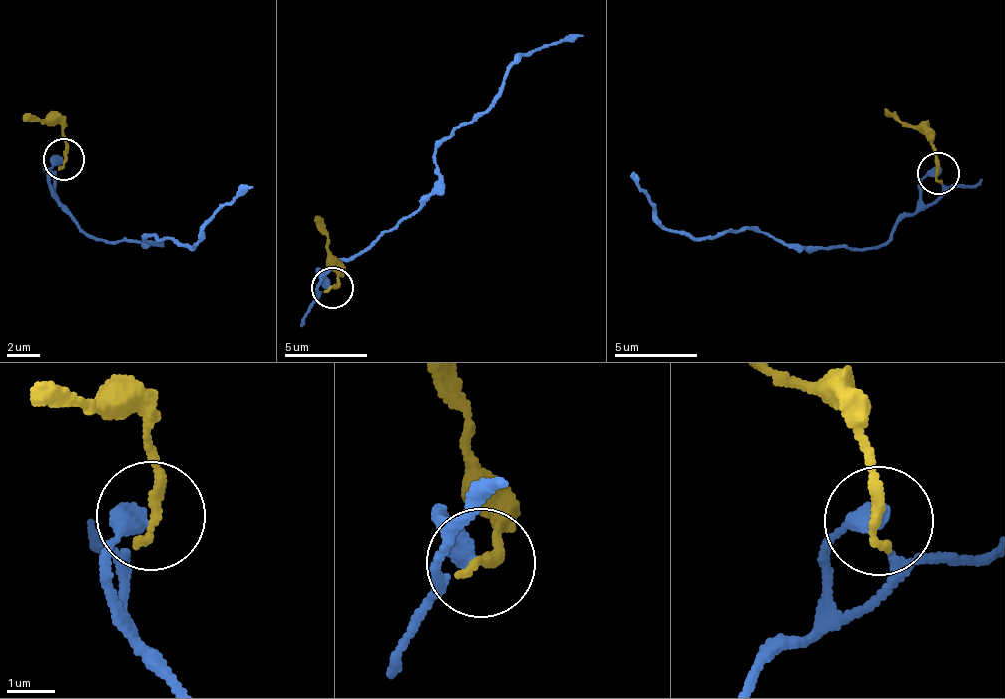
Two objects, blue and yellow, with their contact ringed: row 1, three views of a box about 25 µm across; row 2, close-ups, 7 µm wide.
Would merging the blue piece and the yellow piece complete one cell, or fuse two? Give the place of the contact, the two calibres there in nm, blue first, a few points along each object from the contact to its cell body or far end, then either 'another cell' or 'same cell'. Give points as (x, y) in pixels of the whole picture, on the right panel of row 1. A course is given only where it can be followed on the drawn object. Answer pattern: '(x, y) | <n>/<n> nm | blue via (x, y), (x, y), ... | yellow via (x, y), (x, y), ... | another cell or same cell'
(938, 173) | 420/260 nm | blue via (937, 174), (918, 183), (918, 199), (885, 244), (854, 249), (753, 228), (667, 230), (630, 176) | yellow via (937, 174), (936, 150), (886, 108) | same cell

